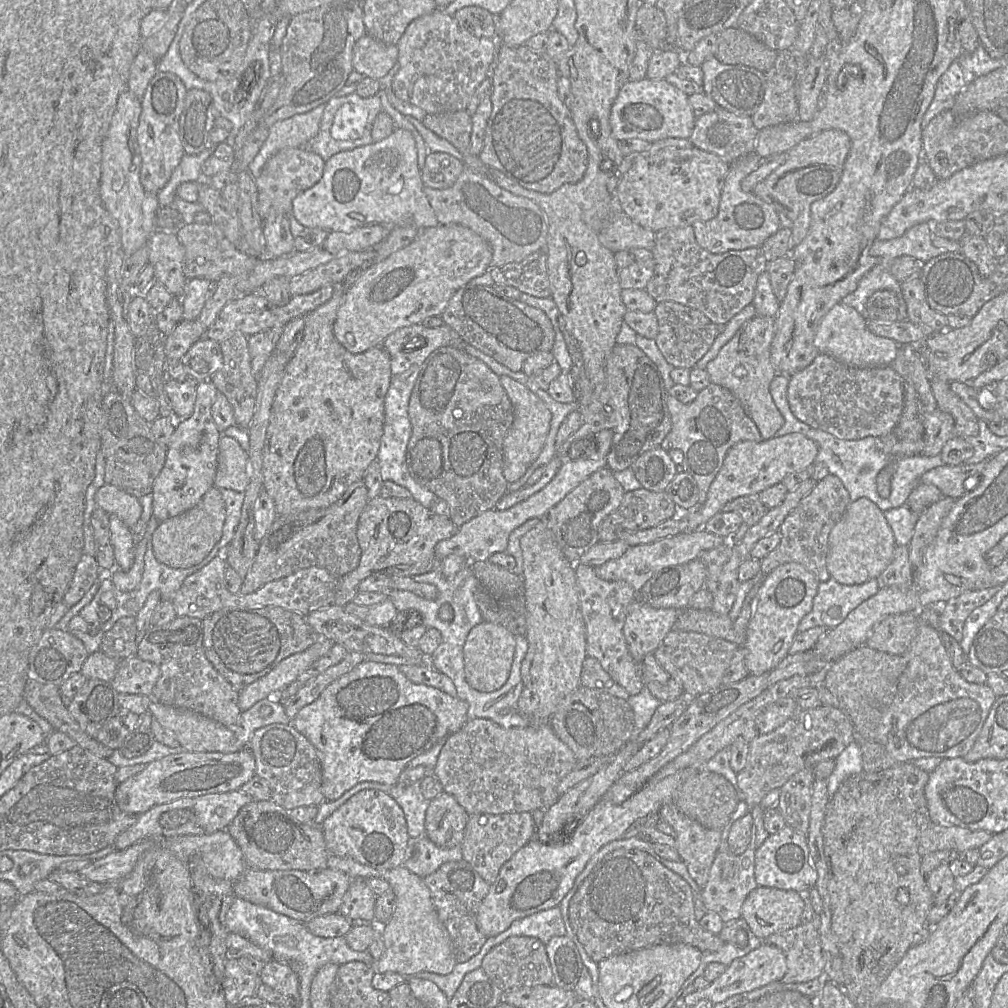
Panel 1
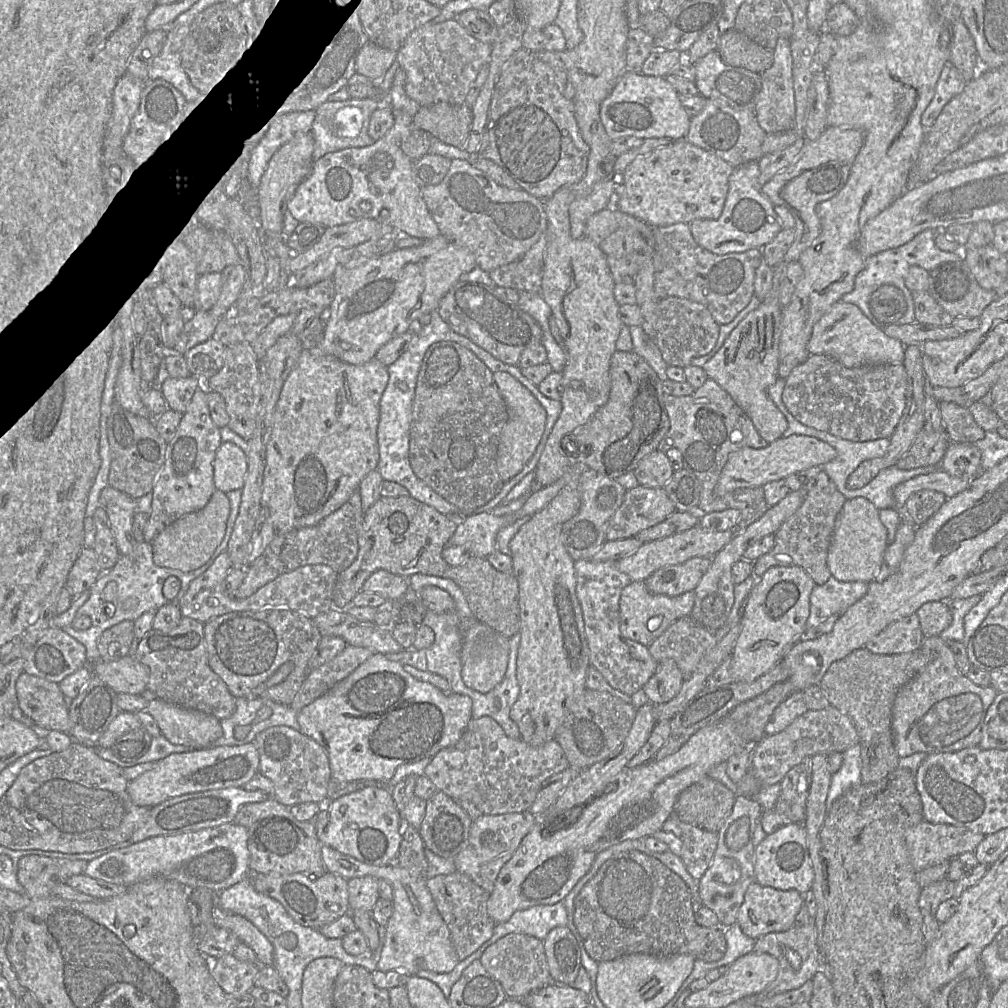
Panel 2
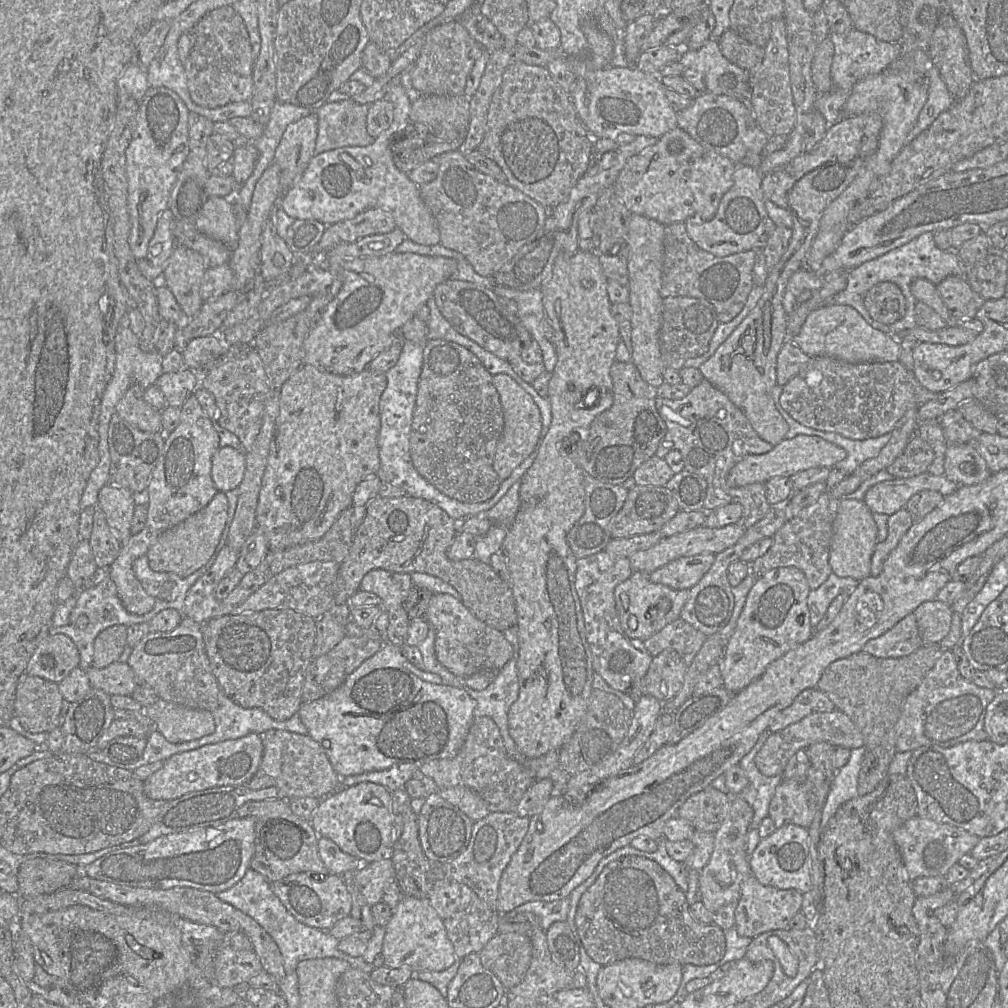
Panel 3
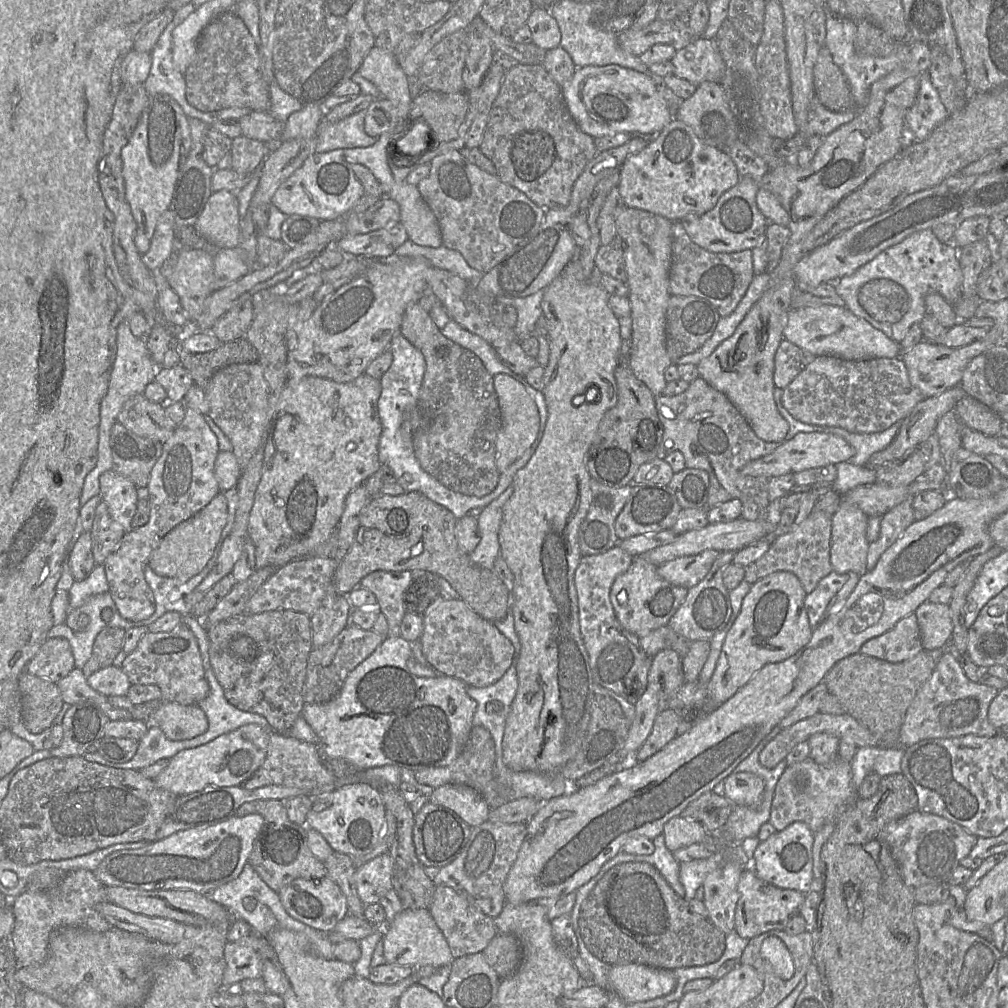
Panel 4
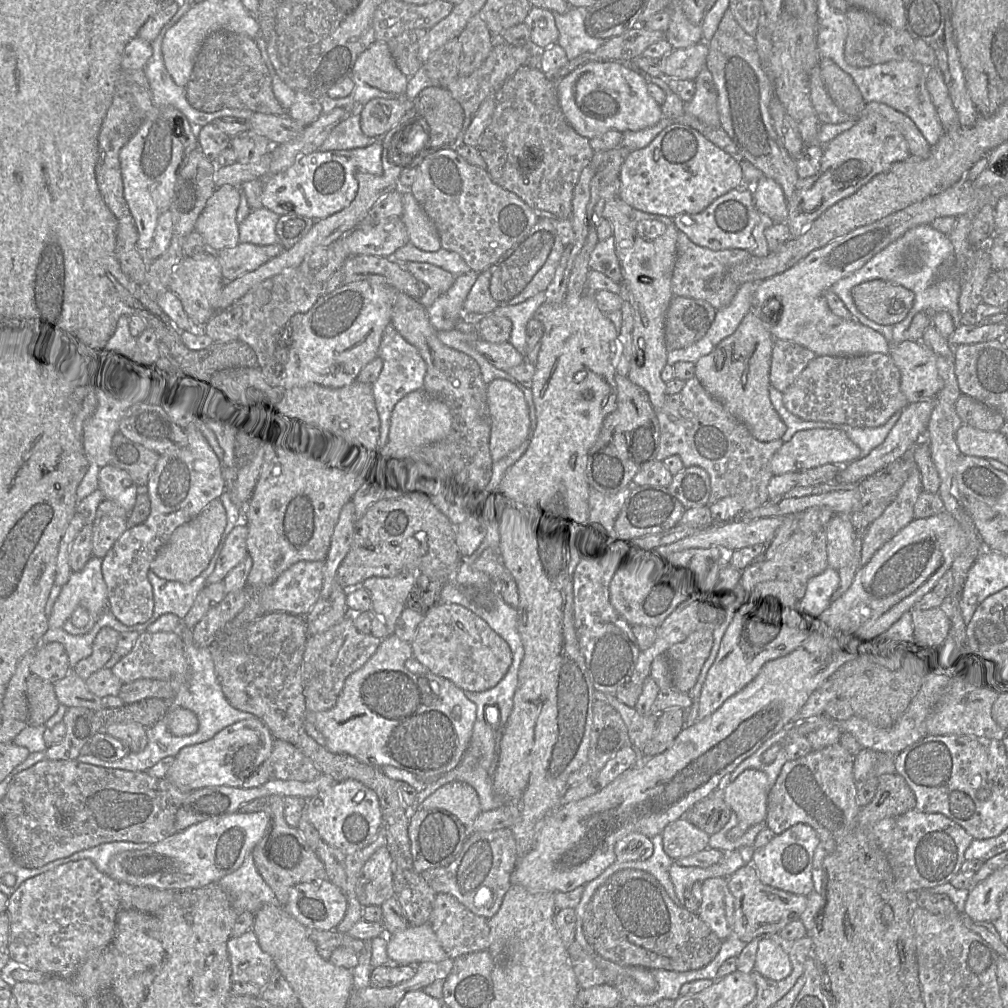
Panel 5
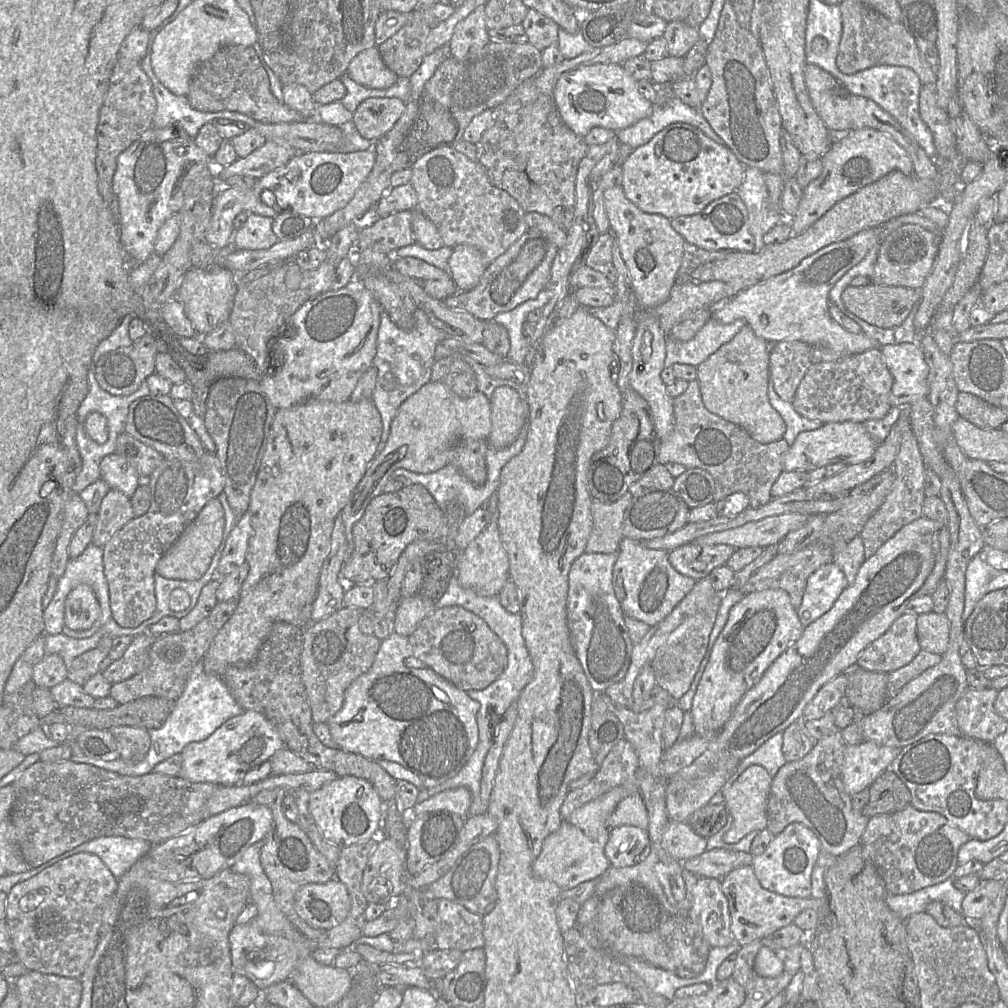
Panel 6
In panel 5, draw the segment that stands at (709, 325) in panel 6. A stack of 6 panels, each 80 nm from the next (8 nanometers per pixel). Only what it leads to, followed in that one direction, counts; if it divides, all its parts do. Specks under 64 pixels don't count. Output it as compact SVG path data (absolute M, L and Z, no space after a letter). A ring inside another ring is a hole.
M747 282L740 285L732 301L716 311L707 333L687 348L668 351L667 364L673 366L677 362L696 363L710 354L722 340L732 335L745 315L752 310L753 296L759 283Z

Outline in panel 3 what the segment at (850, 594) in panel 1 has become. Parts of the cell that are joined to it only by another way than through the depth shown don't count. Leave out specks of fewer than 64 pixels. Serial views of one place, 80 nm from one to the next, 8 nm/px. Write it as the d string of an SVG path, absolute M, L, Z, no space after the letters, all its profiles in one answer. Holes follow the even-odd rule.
M832 572L818 589L811 590L807 599L811 626L816 628L838 595L851 592L858 584L859 581L854 578L839 577Z

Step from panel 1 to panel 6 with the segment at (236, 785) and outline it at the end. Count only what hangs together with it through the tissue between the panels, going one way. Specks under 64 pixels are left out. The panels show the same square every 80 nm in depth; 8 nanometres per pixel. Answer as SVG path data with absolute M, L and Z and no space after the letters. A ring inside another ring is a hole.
M245 710L219 728L207 739L189 743L180 753L180 777L192 782L209 782L216 785L238 785L247 772L268 761L284 743L274 723L263 714Z

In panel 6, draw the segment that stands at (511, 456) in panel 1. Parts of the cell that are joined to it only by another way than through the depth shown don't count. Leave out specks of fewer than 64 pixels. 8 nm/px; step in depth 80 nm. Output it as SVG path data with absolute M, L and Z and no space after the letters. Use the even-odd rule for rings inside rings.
M497 387L491 397L491 431L489 447L503 449L517 439L525 424L525 410L518 393L508 387Z

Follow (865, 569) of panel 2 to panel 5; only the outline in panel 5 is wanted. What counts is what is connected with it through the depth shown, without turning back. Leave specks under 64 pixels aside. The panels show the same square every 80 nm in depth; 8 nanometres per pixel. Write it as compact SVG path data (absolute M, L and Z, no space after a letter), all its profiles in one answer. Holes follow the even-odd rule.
M834 514L826 527L829 567L840 570L854 555L854 529L848 515Z

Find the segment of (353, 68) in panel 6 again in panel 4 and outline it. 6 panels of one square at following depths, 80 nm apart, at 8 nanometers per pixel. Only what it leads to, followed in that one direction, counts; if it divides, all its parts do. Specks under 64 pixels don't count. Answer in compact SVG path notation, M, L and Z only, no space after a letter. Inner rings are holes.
M374 46L364 58L358 72L377 87L382 97L393 102L398 110L398 124L409 119L412 104L410 80L392 50Z

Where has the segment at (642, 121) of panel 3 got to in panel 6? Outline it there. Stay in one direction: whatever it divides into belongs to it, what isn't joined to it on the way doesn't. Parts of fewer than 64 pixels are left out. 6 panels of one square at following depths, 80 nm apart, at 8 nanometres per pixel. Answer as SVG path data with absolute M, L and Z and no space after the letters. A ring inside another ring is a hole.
M621 64L581 65L565 72L555 84L553 98L563 122L581 137L594 127L613 131L630 127L654 109L654 104L639 92L638 81Z

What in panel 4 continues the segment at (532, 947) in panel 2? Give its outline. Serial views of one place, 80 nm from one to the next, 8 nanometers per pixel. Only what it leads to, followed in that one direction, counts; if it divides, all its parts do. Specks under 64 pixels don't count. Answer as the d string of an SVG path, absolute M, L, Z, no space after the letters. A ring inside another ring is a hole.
M498 933L482 953L500 979L514 975L522 961L521 943L510 933Z

